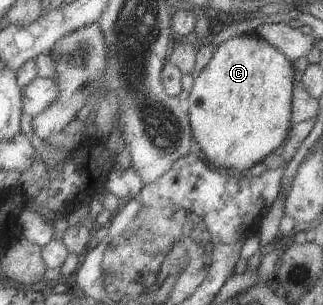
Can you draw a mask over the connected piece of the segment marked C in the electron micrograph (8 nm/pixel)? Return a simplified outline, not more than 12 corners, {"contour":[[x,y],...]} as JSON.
{"contour":[[245,32],[188,96],[197,150],[248,171],[293,126],[292,61]]}

